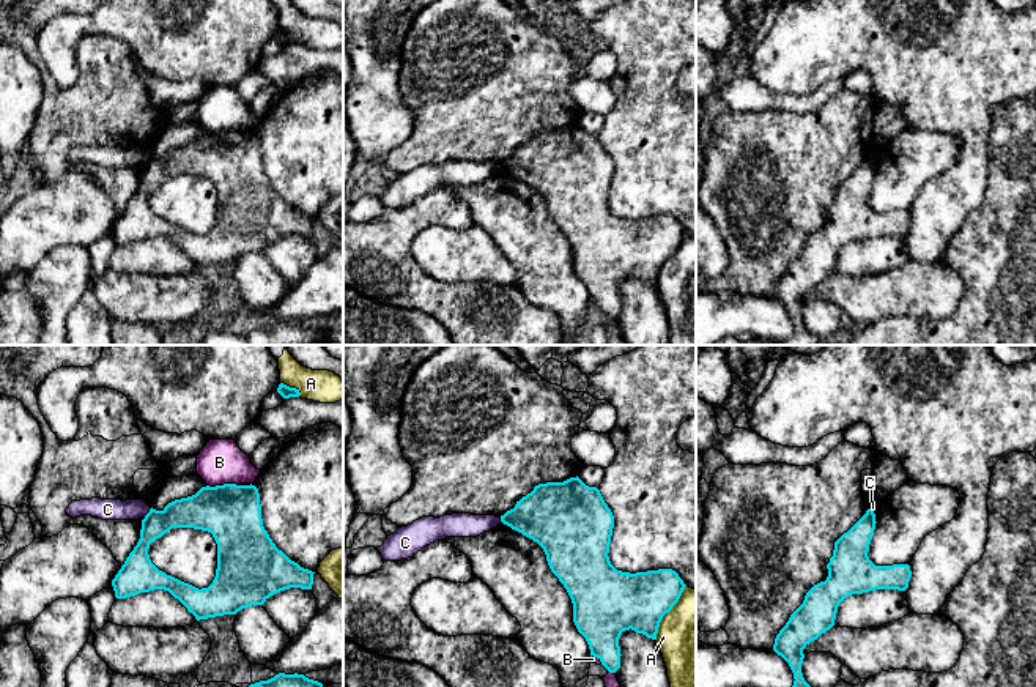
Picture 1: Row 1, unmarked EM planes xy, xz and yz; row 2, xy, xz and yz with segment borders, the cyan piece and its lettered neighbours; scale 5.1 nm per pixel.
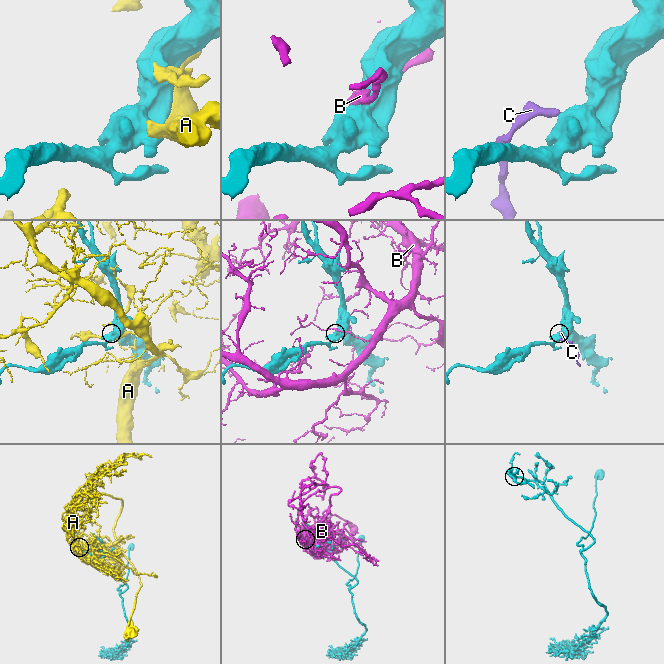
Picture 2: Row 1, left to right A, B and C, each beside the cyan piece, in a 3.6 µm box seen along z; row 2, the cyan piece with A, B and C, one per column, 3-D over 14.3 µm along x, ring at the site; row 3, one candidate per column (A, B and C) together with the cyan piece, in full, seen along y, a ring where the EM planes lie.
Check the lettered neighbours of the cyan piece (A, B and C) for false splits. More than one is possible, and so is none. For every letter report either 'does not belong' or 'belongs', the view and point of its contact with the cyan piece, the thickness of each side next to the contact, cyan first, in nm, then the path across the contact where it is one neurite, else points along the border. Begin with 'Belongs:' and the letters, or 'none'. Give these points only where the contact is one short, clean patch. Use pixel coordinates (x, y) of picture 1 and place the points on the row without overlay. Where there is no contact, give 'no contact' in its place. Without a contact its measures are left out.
Belongs: none
A: does not belong; contact xz (666, 259); calibres 300 and 380 nm
B: does not belong; contact xy (224, 131); calibres 300 and 220 nm
C: does not belong; contact xy (147, 161); calibres 170 and 110 nm; border xy (151, 155), (144, 166)

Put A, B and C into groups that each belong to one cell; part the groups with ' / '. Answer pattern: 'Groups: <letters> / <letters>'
Groups: A / B / C

